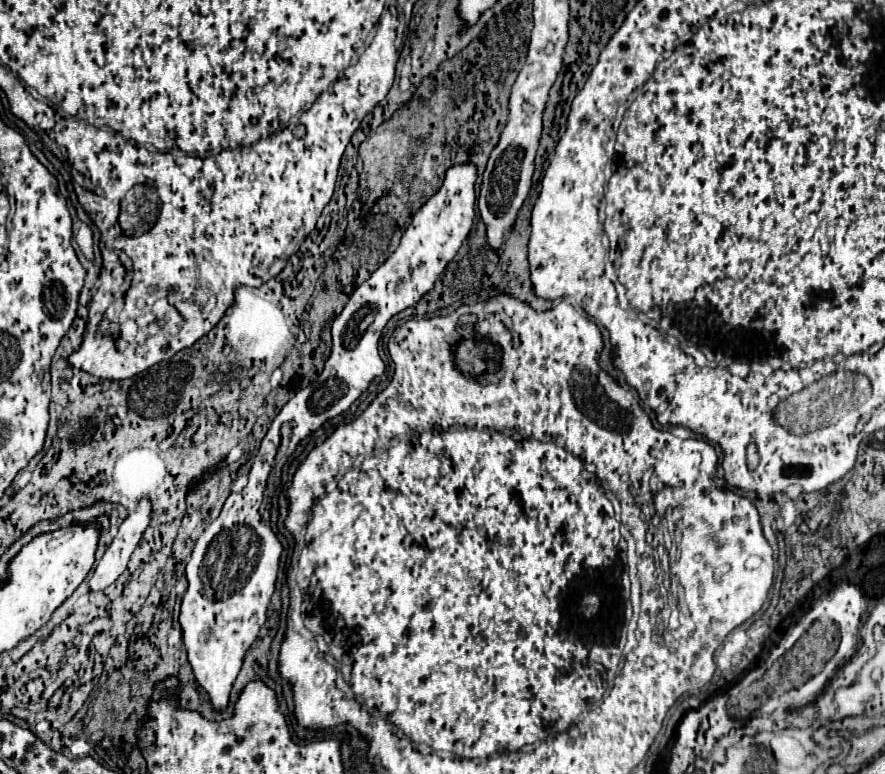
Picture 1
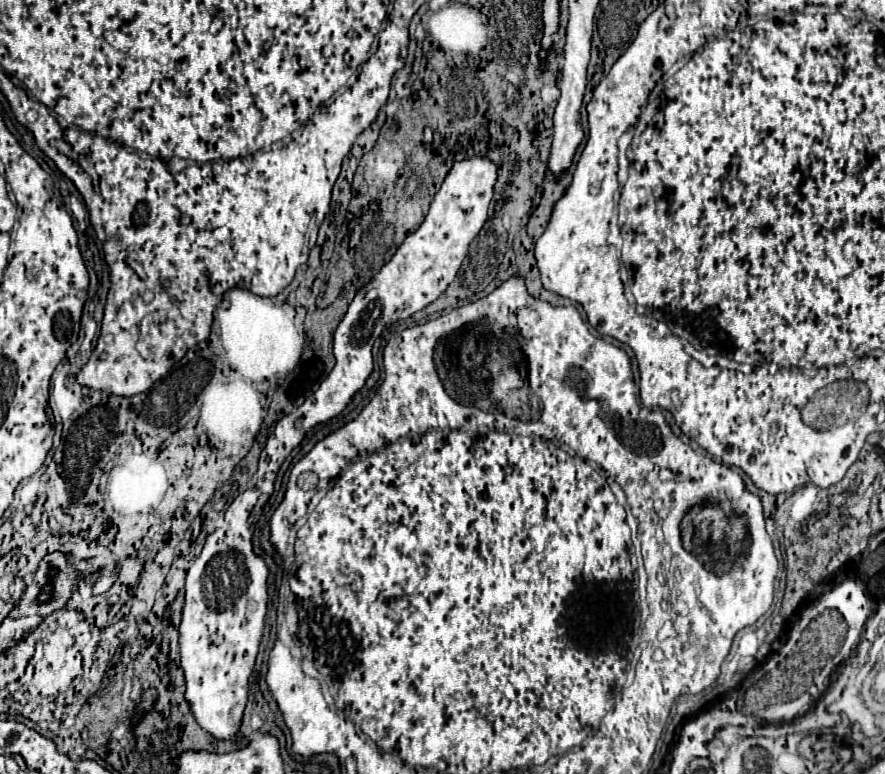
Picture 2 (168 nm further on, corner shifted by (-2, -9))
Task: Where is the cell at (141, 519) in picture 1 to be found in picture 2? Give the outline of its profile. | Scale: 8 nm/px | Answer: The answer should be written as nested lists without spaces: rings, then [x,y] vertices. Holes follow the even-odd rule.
[[[112,567],[108,573],[102,573],[102,575],[98,577],[98,581],[94,583],[94,587],[92,587],[92,595],[102,595],[102,593],[106,593],[106,591],[116,583],[118,573],[120,573],[118,567]]]

